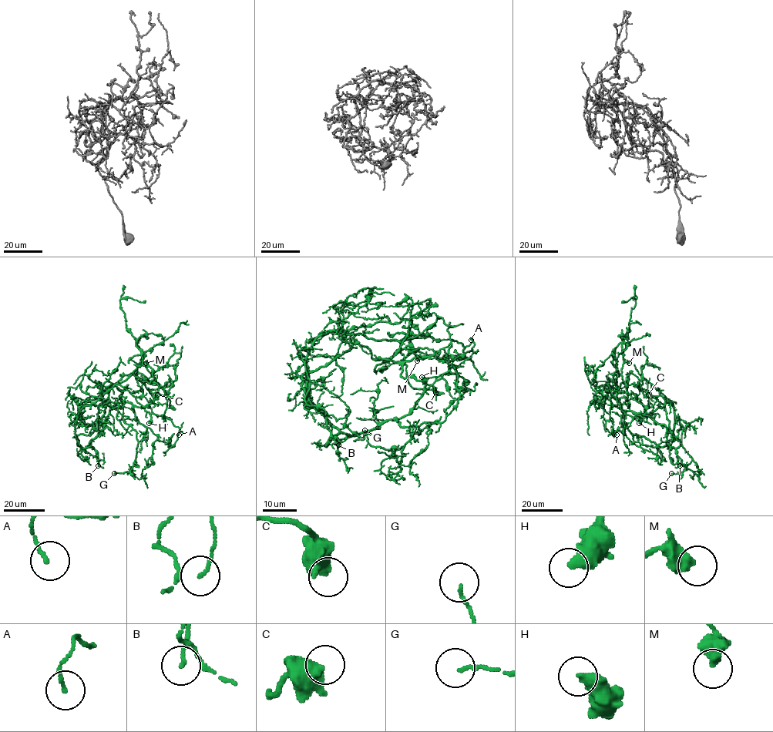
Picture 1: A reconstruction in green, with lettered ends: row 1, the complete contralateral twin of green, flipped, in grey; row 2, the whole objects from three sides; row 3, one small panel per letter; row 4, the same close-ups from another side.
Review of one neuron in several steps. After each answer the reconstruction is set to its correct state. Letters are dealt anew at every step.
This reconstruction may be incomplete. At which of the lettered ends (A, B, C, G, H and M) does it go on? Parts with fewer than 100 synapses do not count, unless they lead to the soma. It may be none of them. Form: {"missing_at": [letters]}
{"missing_at": ["H"]}

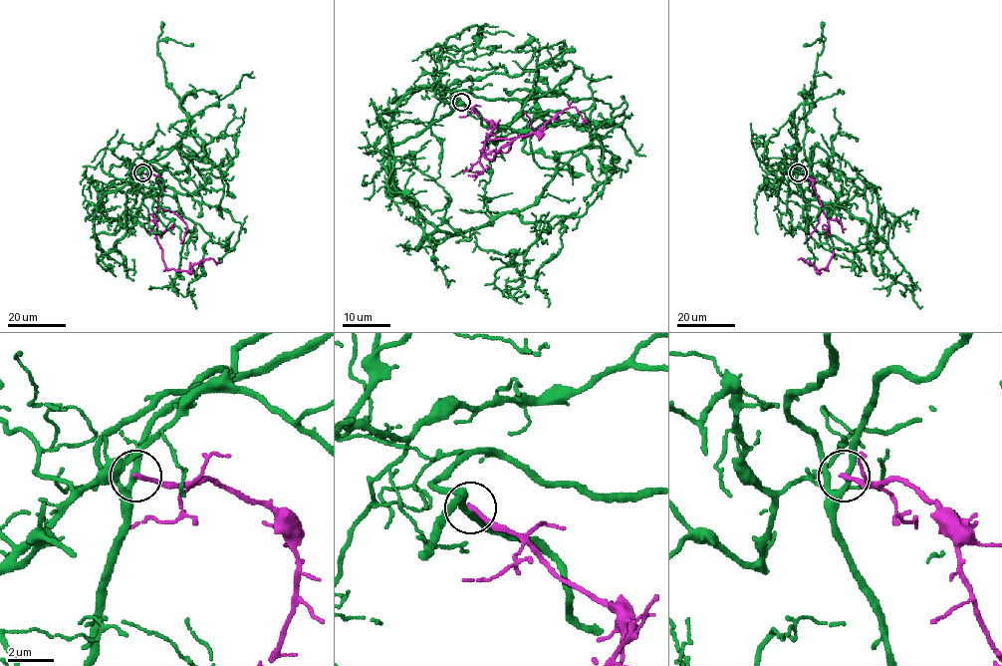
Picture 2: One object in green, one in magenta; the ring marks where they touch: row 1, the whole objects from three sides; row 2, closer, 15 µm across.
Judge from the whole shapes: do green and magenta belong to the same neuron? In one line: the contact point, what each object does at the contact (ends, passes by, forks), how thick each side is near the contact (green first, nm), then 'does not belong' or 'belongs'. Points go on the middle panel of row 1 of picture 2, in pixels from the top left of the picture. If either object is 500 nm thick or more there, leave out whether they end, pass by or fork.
(461, 102) | green passes by | magenta ends | 280/200 nm | does not belong

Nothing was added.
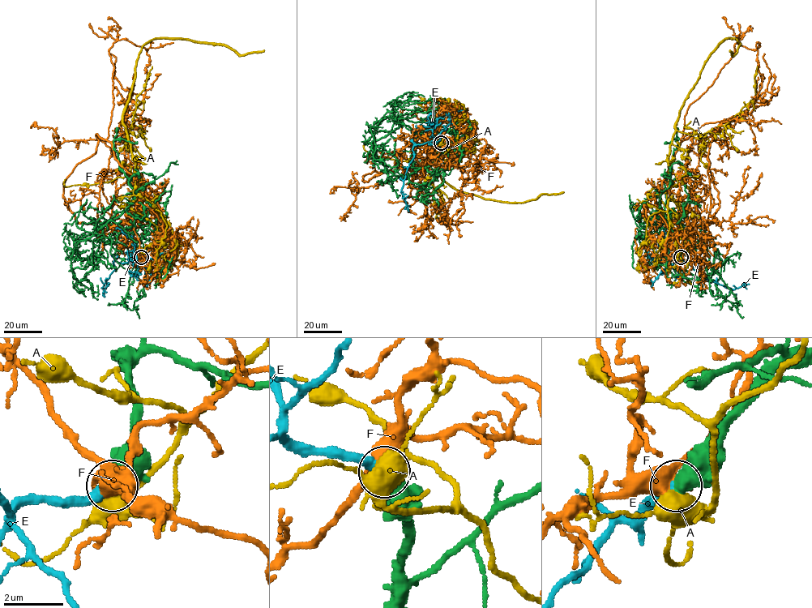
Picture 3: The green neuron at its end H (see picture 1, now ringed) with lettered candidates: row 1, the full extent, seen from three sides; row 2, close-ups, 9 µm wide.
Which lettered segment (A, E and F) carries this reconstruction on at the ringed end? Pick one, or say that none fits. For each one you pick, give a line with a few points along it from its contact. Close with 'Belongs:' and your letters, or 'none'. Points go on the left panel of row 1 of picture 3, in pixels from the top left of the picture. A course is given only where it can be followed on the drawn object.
E: course (141, 256), (130, 263), (113, 262), (115, 269), (101, 288), (109, 284)
Belongs: E

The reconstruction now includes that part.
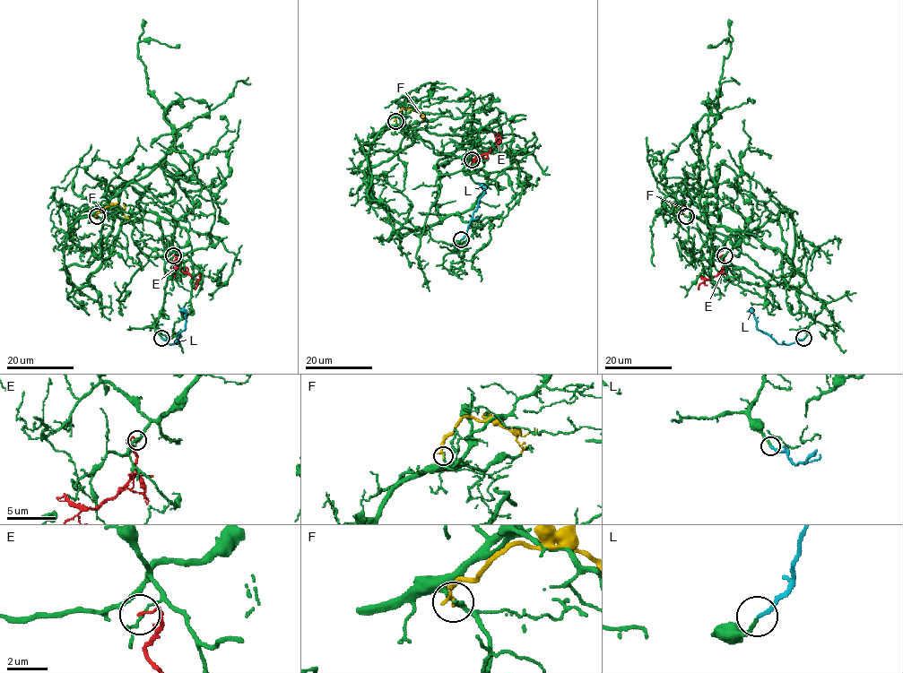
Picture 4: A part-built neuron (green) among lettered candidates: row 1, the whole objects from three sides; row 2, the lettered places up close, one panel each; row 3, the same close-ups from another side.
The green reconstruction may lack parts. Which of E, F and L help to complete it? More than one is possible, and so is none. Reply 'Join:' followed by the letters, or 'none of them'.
Join: L

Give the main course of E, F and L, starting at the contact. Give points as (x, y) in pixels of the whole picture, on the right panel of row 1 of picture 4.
E: (725, 256), (722, 256), (724, 268), (700, 284), (698, 289)
F: (686, 216), (672, 207), (675, 206), (679, 214), (676, 219)
L: (804, 338), (789, 344), (778, 344), (757, 328), (754, 315), (751, 310), (747, 311)

